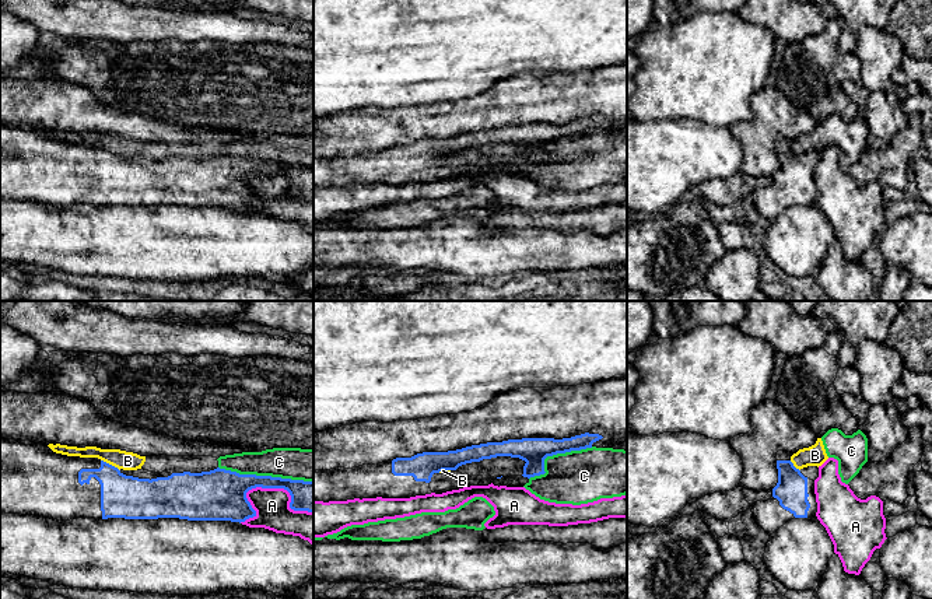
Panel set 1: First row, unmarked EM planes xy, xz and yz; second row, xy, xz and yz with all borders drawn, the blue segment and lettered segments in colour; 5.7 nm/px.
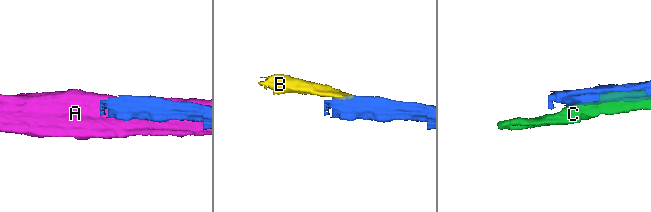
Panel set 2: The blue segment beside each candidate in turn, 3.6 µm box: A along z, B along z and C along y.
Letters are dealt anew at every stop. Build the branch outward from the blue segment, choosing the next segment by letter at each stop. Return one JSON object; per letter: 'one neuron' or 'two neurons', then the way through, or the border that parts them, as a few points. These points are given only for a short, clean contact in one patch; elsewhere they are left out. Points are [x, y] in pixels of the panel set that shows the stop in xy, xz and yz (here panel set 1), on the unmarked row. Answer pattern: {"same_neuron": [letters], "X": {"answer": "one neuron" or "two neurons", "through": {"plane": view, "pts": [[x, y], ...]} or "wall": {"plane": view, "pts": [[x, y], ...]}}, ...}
{"same_neuron": [], "A": {"answer": "two neurons"}, "B": {"answer": "two neurons", "wall": {"plane": "xy", "pts": [[101, 146], [119, 157]]}}, "C": {"answer": "two neurons"}}

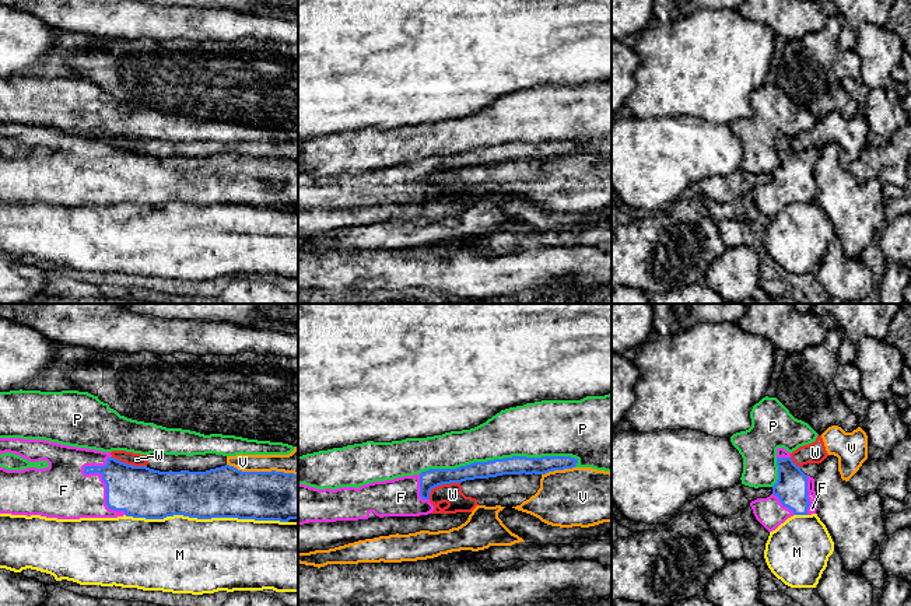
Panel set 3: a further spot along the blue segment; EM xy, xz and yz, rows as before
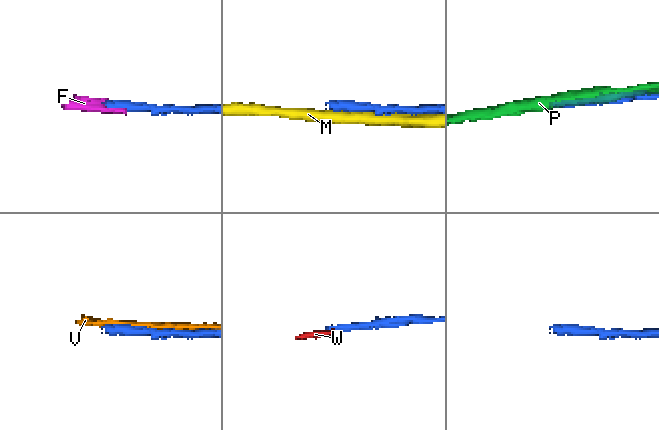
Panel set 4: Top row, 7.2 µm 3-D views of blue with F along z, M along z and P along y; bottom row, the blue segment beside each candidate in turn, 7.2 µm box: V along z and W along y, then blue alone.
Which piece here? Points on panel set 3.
{"same_neuron": ["F"], "F": {"answer": "one neuron"}, "M": {"answer": "two neurons"}, "P": {"answer": "two neurons"}, "V": {"answer": "two neurons"}, "W": {"answer": "two neurons", "wall": {"plane": "xz", "pts": [[459, 168], [435, 172], [428, 185]]}}}

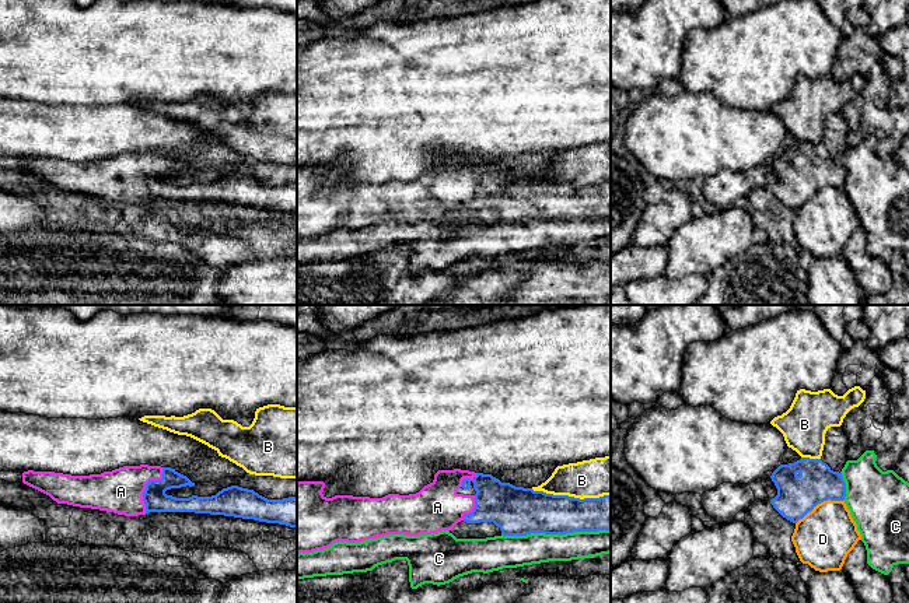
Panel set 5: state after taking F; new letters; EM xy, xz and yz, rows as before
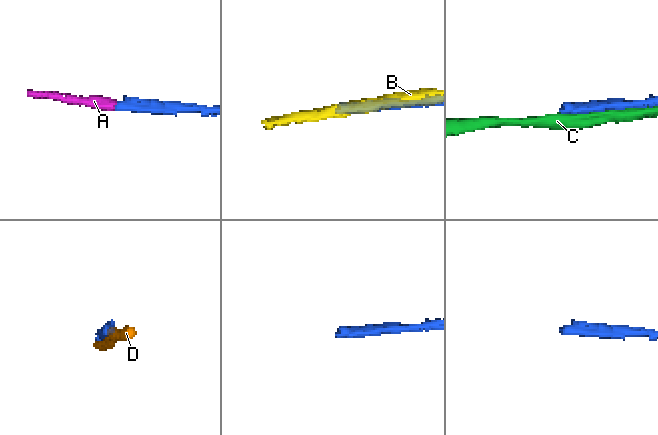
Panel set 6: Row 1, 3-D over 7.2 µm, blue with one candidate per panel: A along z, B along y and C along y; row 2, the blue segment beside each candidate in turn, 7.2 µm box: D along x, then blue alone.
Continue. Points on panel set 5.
{"same_neuron": ["A"], "A": {"answer": "one neuron", "through": {"plane": "xy", "pts": [[154, 183], [146, 172], [140, 176], [121, 178]]}}, "B": {"answer": "two neurons"}, "C": {"answer": "two neurons"}, "D": {"answer": "two neurons"}}

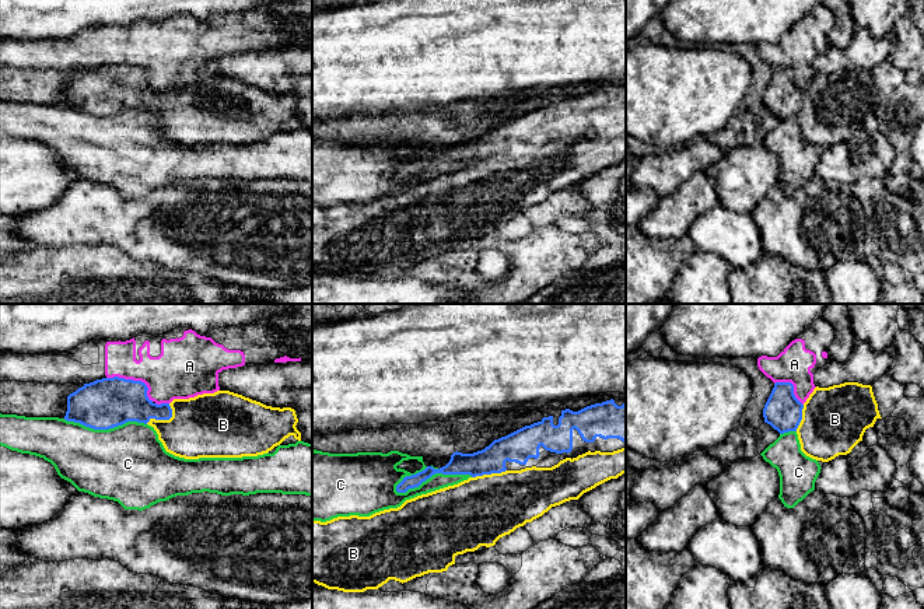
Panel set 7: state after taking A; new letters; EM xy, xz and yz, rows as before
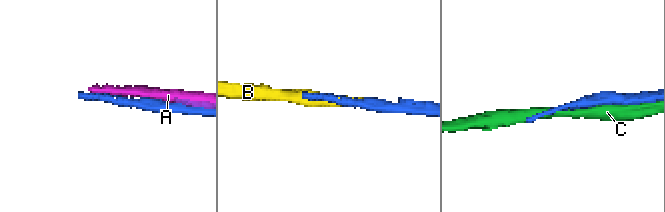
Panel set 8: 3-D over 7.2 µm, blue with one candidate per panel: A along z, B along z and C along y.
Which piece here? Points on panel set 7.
{"same_neuron": ["B"], "A": {"answer": "two neurons"}, "B": {"answer": "one neuron"}, "C": {"answer": "two neurons"}}

